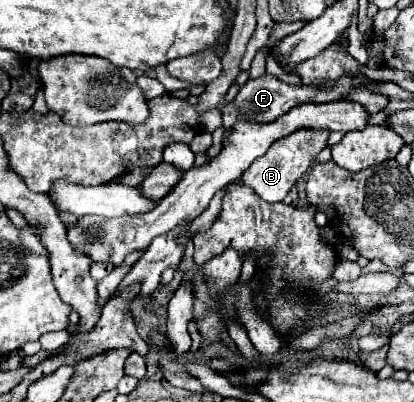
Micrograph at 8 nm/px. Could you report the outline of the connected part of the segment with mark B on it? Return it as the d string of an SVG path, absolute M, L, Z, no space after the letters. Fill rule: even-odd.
M300 128L280 140L276 140L264 156L254 160L250 168L246 168L240 180L250 186L262 200L266 202L282 202L288 190L306 174L310 164L314 162L316 154L328 146L330 130L314 130L314 128Z

